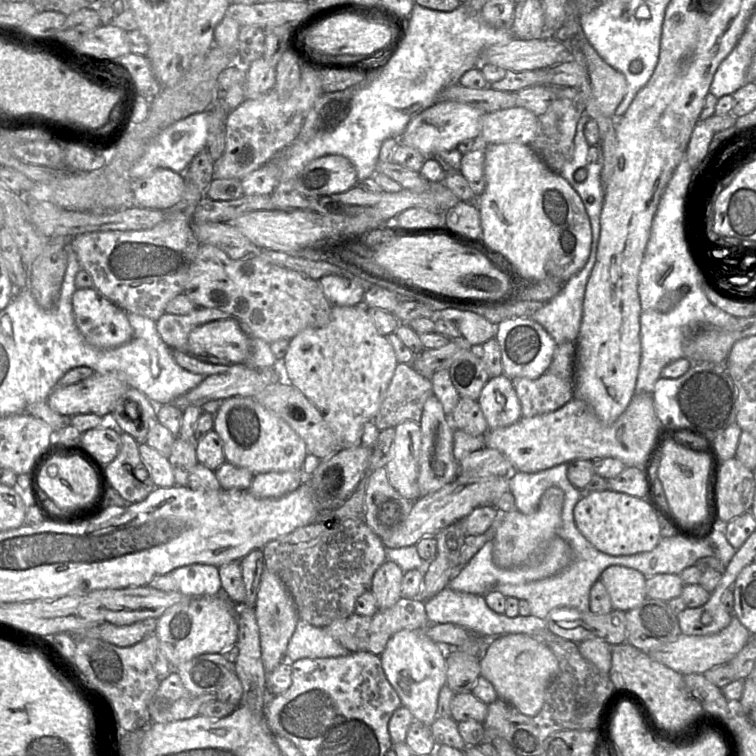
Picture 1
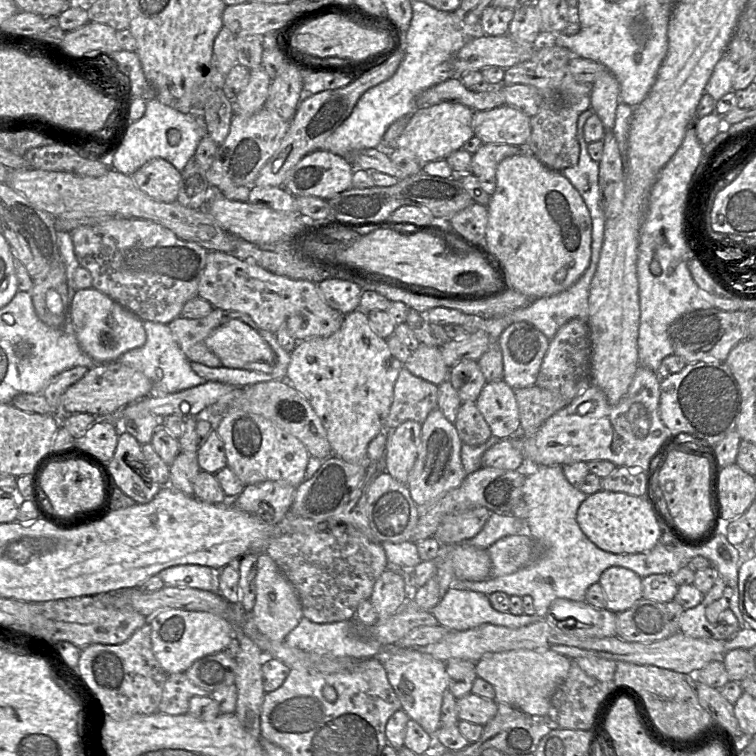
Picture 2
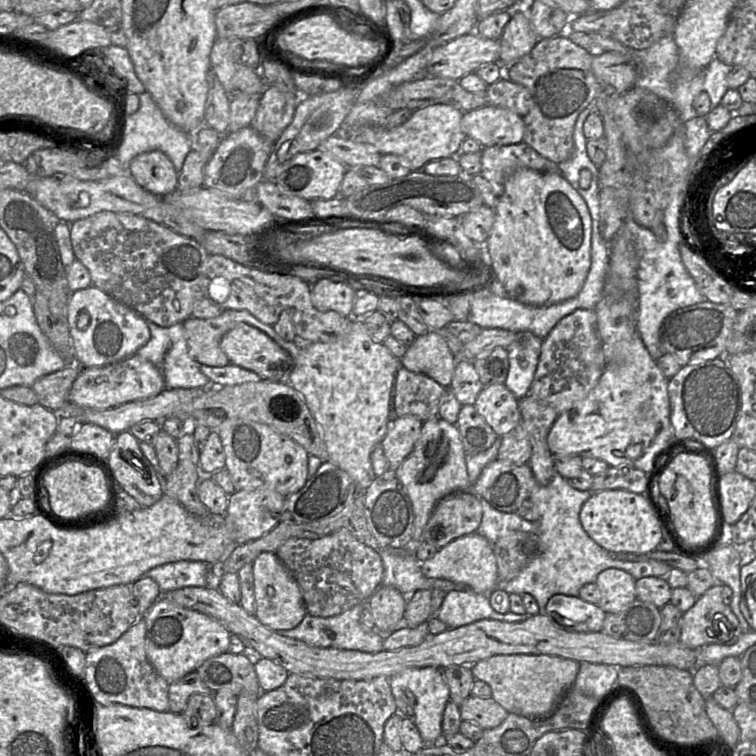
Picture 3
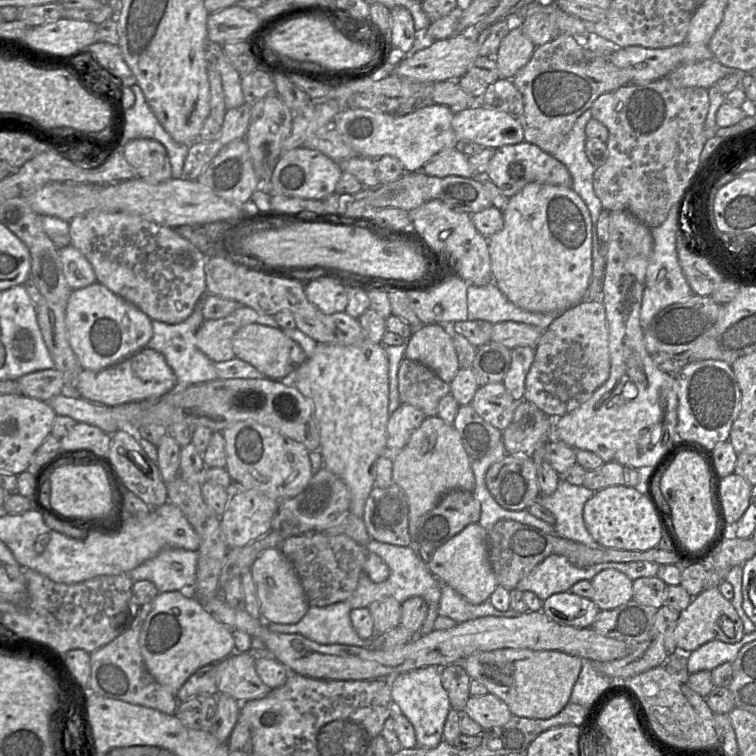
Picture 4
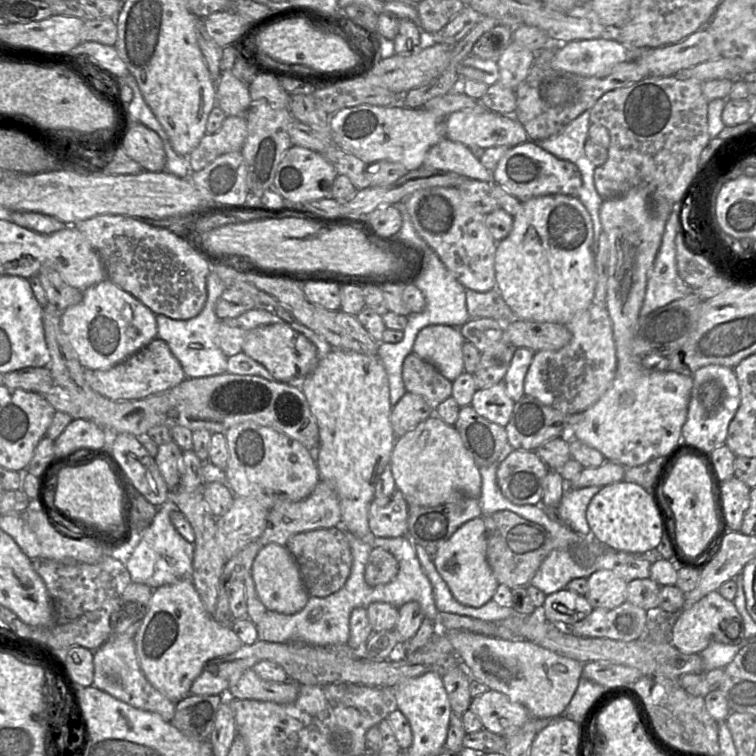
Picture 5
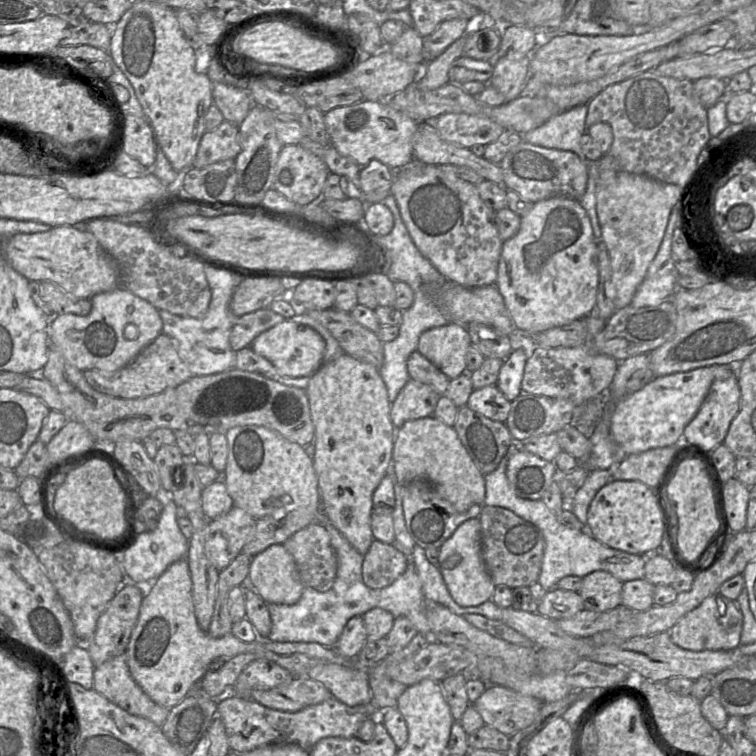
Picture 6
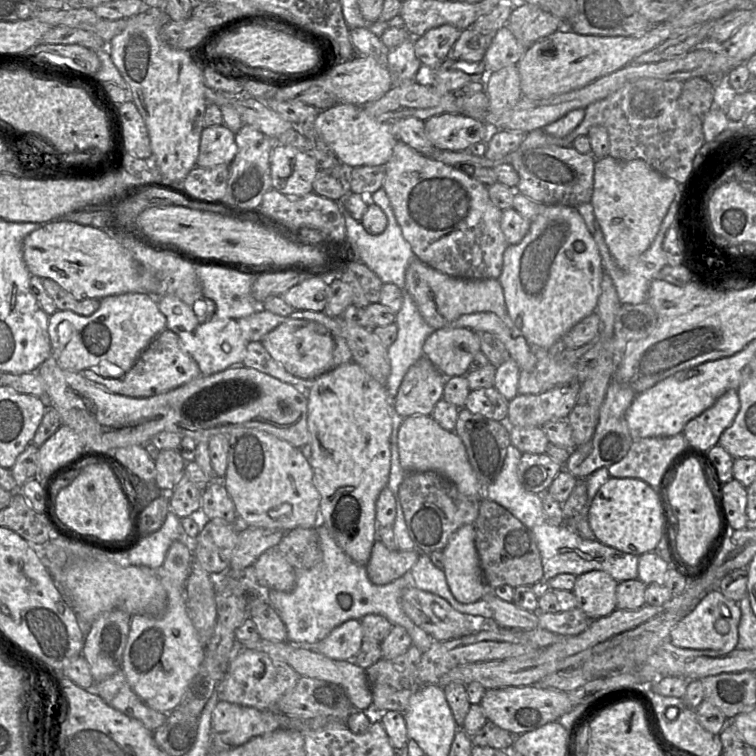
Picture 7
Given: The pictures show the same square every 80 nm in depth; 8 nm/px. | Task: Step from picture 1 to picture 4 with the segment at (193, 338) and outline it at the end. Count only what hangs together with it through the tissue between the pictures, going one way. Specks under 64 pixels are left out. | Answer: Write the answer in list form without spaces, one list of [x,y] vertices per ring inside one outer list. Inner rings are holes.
[[[248,324],[239,329],[232,339],[235,357],[249,363],[266,378],[273,380],[286,379],[307,360],[301,346],[287,337],[279,327],[270,327],[262,324]]]

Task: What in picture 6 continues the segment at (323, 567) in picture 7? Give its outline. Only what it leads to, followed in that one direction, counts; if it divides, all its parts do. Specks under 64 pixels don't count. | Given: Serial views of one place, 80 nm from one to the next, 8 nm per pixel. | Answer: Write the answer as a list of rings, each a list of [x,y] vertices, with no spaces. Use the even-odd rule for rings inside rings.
[[[324,522],[323,525],[330,535],[331,545],[334,548],[337,557],[337,573],[332,588],[327,592],[319,592],[313,588],[305,587],[301,598],[294,605],[268,604],[272,628],[268,638],[262,640],[270,640],[275,642],[318,643],[325,647],[333,647],[342,634],[347,622],[352,617],[362,617],[366,612],[373,608],[382,608],[388,611],[394,616],[395,619],[398,617],[406,617],[414,625],[418,633],[430,636],[430,627],[425,616],[427,600],[422,592],[421,581],[412,561],[413,550],[404,547],[397,541],[394,541],[392,546],[402,552],[408,560],[407,569],[391,585],[381,589],[371,589],[365,585],[362,578],[364,556],[355,550],[335,527],[327,522]]]

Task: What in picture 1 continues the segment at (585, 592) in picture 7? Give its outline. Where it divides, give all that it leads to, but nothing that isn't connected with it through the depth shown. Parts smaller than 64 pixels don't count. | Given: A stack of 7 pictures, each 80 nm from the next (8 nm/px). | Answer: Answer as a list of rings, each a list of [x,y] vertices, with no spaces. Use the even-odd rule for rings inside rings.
[[[611,565],[604,569],[599,579],[607,589],[615,610],[626,612],[647,598],[647,578],[634,568]]]

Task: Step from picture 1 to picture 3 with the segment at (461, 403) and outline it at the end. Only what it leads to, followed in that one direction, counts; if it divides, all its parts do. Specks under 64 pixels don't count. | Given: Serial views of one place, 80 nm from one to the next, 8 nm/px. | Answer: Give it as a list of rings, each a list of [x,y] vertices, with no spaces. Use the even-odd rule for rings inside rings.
[[[474,405],[461,406],[455,425],[468,455],[489,449],[499,437]]]

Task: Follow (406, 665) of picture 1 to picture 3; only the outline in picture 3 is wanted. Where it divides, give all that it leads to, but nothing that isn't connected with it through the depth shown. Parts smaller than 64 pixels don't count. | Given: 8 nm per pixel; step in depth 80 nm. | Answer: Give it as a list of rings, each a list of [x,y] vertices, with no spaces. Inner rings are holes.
[[[434,667],[406,669],[389,678],[397,712],[409,718],[418,728],[426,745],[434,745],[443,738],[442,720],[447,702],[450,700],[448,685],[443,669]]]

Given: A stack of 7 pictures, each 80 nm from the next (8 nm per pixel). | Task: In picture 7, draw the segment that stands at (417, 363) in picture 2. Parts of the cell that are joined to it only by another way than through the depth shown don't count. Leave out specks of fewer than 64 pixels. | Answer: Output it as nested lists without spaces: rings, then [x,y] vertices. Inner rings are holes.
[[[442,328],[432,332],[423,353],[445,377],[465,376],[480,350],[477,332],[469,328]]]

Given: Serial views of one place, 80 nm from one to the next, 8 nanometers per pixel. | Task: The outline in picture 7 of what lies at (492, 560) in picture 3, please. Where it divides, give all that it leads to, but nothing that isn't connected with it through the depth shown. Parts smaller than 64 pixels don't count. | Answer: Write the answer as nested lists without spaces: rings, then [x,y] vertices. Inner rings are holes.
[[[468,524],[459,528],[442,551],[448,587],[463,604],[481,600],[489,592],[475,546],[475,528]]]

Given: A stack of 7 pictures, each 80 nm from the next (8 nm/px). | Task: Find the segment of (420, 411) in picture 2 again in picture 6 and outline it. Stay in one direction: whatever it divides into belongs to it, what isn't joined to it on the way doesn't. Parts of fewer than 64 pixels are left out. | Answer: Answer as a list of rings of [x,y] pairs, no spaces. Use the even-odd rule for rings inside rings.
[[[413,352],[407,361],[410,379],[430,385],[440,395],[445,395],[450,380],[440,369],[420,352]]]

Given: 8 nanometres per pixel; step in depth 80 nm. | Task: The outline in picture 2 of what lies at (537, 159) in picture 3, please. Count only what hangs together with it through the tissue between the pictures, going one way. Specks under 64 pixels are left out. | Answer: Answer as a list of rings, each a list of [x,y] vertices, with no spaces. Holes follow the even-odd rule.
[[[482,144],[472,155],[471,173],[478,178],[488,195],[494,194],[496,190],[496,170],[499,163],[522,152],[524,148],[508,144]]]

